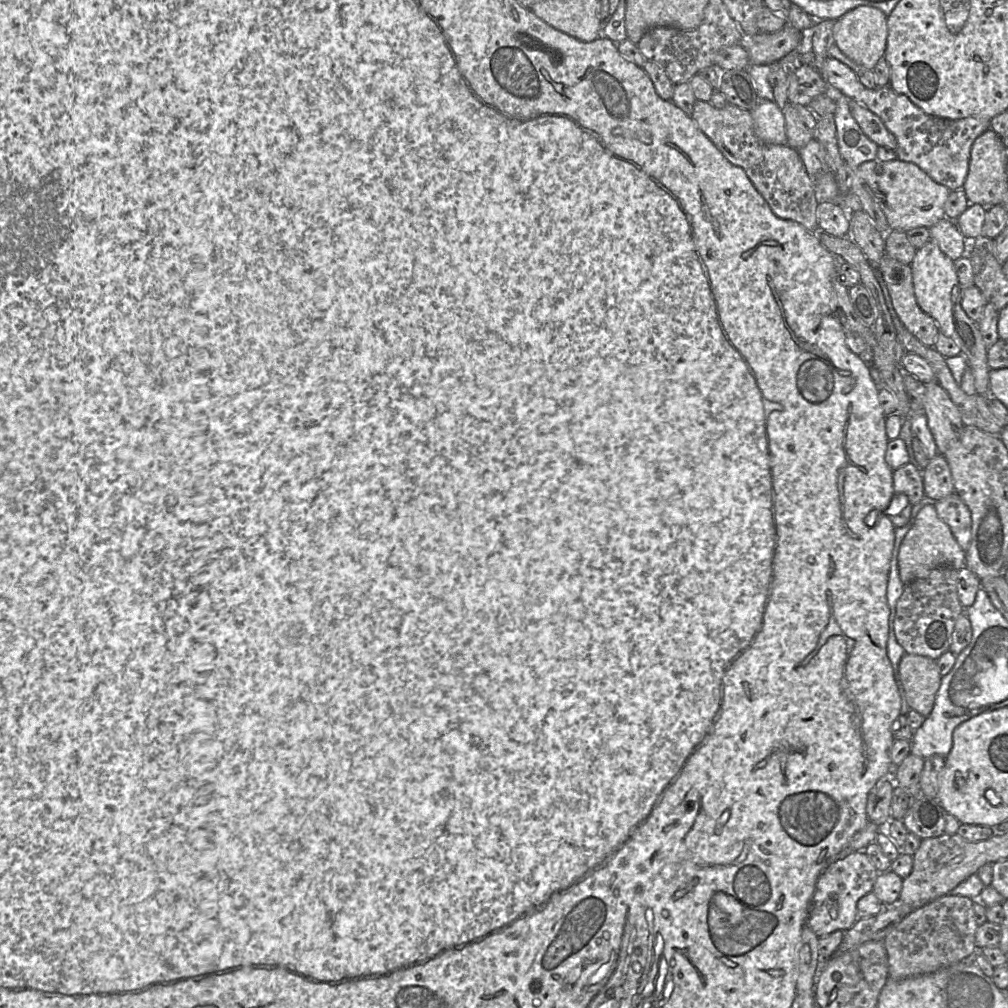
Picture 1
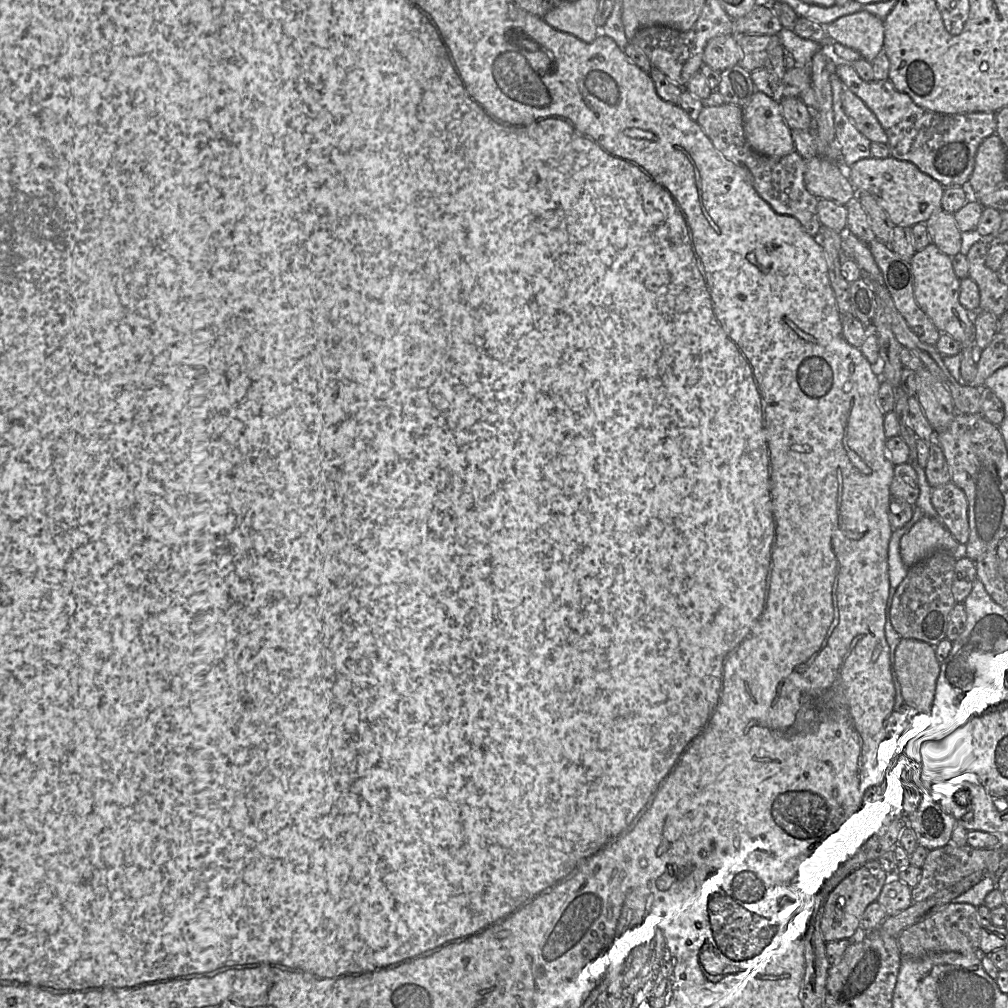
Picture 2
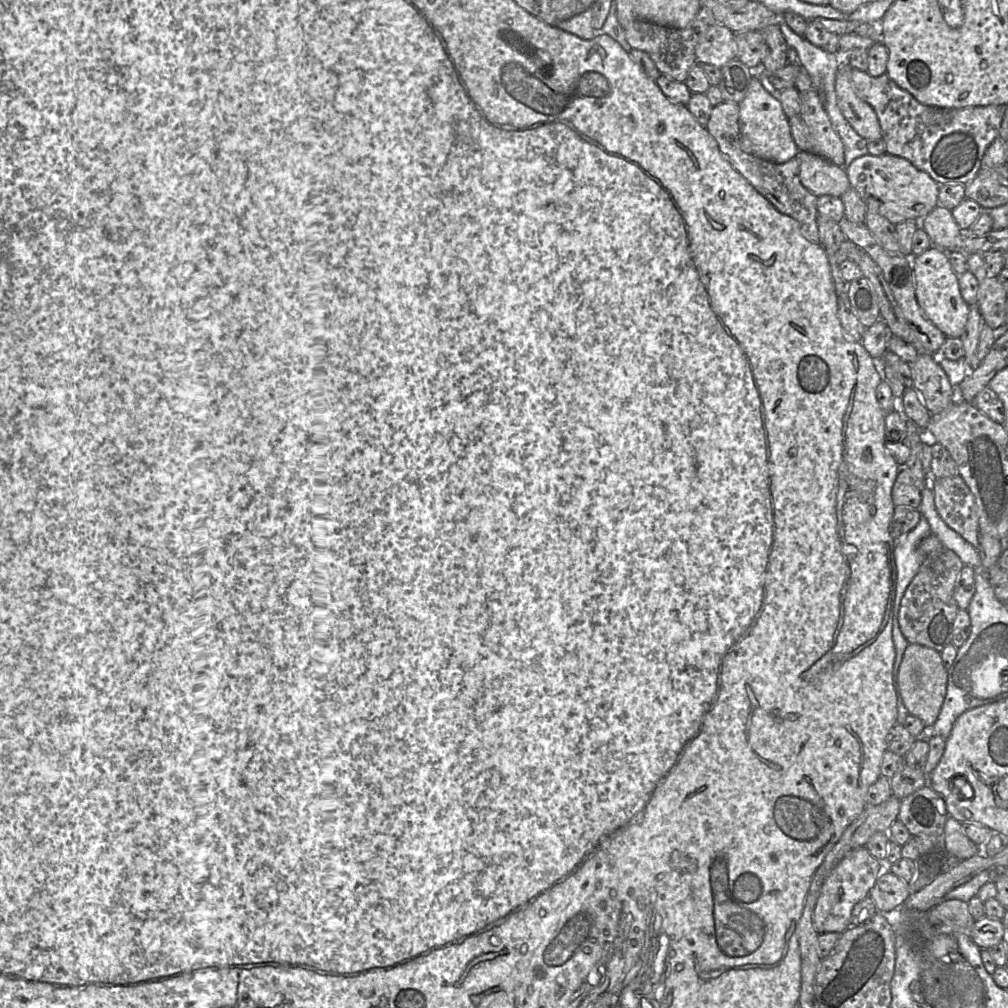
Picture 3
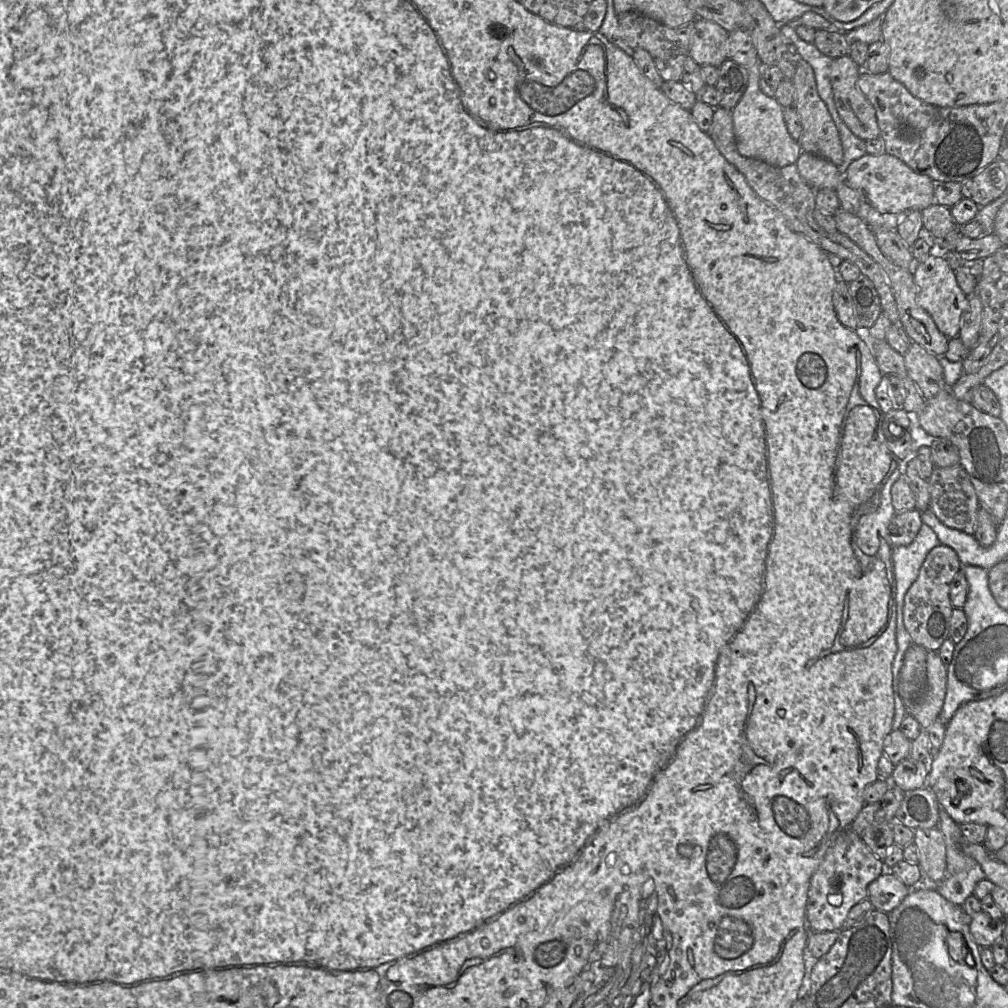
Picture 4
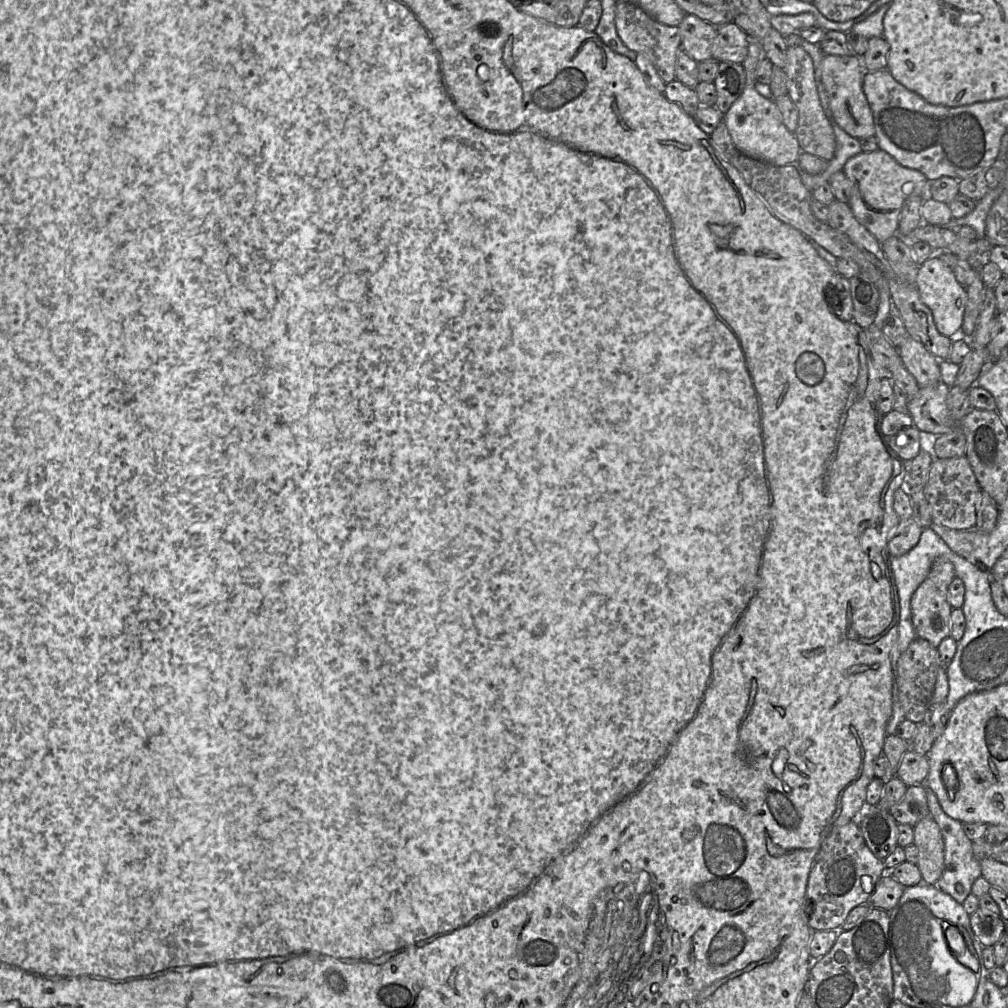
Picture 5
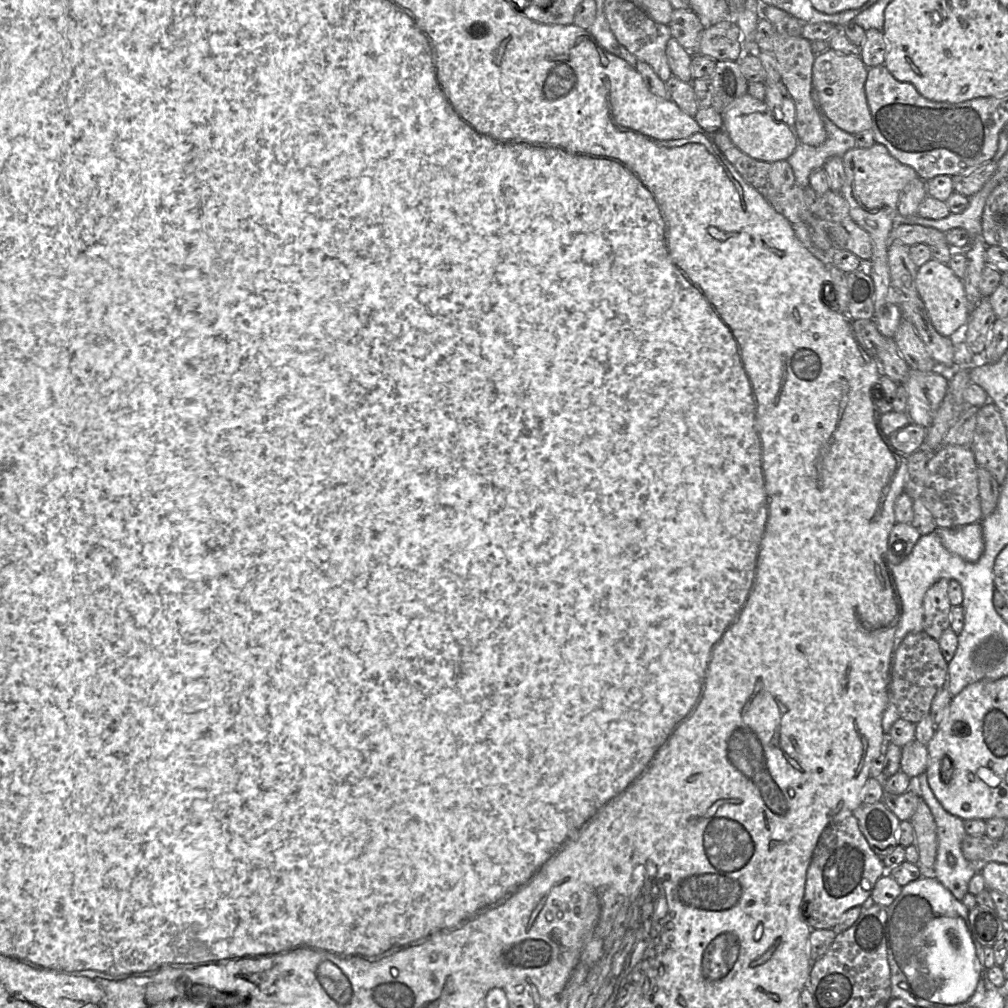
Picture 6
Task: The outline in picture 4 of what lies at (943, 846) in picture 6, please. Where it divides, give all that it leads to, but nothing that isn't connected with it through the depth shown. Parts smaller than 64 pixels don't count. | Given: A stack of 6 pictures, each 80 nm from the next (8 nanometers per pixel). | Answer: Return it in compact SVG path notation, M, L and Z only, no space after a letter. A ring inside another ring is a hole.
M941 807L938 828L946 845L947 865L945 877L936 883L935 889L949 902L962 906L973 895L976 884L986 879L986 875L977 861L962 852L960 825Z

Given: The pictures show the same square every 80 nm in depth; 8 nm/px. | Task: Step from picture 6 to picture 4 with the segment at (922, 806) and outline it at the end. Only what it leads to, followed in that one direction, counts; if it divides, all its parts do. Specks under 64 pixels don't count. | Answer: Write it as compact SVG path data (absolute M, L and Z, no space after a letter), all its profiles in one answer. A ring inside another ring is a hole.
M938 827L914 830L913 842L918 848L918 865L922 878L917 887L935 888L946 874L946 845Z

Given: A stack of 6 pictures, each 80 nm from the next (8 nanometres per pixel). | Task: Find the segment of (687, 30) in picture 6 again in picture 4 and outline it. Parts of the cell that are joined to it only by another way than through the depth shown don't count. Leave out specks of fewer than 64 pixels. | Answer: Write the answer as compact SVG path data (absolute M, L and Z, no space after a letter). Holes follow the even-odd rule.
M695 19L690 57L700 66L719 67L728 59L728 36L729 32L719 24Z

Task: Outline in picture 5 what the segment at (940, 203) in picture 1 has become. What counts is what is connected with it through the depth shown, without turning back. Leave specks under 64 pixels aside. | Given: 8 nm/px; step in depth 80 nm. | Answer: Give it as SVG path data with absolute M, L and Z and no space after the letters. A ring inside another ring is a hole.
M880 148L853 156L846 162L843 171L852 186L849 206L854 216L880 244L897 235L901 209L908 198L930 198L929 179L918 170L902 166Z

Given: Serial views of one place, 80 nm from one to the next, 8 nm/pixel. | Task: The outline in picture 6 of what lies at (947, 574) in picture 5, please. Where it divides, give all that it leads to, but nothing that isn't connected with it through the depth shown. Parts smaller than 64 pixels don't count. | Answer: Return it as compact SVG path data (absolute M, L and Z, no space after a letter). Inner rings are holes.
M940 579L925 593L923 598L923 631L935 640L950 628L952 605L948 597L947 579Z

